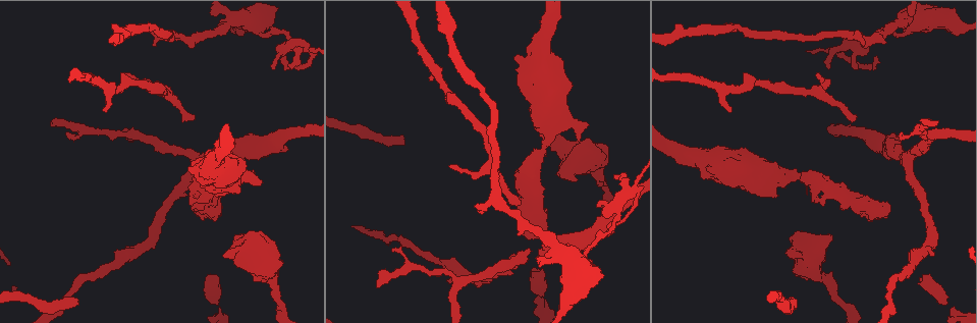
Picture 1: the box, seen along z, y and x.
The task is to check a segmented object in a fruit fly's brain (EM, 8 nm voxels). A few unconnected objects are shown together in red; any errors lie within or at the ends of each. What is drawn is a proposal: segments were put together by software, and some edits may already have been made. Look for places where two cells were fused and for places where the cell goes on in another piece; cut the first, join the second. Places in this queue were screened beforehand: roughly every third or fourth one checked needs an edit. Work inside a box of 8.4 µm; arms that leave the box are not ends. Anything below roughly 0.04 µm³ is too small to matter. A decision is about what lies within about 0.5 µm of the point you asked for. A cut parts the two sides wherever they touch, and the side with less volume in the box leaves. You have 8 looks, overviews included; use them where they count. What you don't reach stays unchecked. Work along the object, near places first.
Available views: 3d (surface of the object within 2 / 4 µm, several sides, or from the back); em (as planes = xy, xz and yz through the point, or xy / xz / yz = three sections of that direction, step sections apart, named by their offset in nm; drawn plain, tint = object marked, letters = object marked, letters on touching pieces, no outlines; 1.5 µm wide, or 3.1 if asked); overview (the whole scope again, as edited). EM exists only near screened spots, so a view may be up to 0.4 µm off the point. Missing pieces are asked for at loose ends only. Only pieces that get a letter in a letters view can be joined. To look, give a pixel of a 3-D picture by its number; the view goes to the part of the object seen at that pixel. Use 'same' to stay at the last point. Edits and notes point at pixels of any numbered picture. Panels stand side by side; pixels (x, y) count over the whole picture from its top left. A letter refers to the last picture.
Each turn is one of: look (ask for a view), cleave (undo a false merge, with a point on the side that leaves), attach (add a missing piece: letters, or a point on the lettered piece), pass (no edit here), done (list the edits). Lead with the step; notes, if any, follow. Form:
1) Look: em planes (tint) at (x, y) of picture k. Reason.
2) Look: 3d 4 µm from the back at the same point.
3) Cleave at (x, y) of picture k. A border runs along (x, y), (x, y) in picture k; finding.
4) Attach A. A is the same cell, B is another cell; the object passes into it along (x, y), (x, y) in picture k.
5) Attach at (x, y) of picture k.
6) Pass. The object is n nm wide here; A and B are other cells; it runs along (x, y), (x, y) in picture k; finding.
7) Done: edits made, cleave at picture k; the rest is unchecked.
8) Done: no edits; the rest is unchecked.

Look: em planes (letters) at (232, 253) of picture 1.

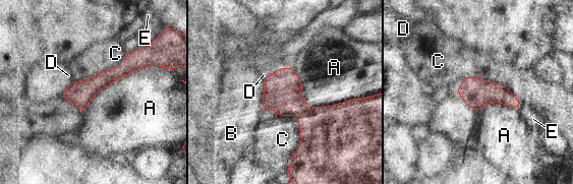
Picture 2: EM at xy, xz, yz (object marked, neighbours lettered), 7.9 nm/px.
Pass. A, B, C, D and E are other cells; it runs along (141, 59), (79, 94), (65, 97) in picture 2; none of them fits.

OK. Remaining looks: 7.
Look: em xy step 4 (tint) at (53, 122) of picture 1. Branch stops here.

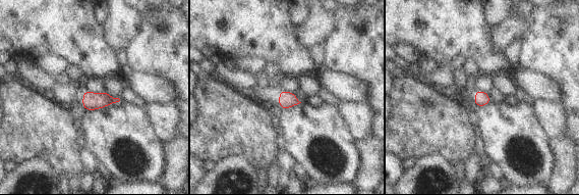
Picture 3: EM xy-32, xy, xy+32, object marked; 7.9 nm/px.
Look: em xy step 4 (letters) at the same point. See the neighbours.

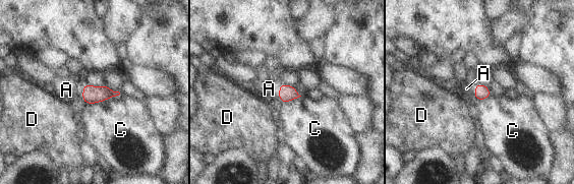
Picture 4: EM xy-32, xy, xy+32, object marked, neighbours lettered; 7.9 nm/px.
Attach A. The longest contact is with C, 280 nm; A is the same cell, C and D are other cells; the object passes into it along (92, 95), (82, 89), (66, 89) in picture 4; it goes on there.

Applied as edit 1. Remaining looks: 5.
Look: overview. Redraw.

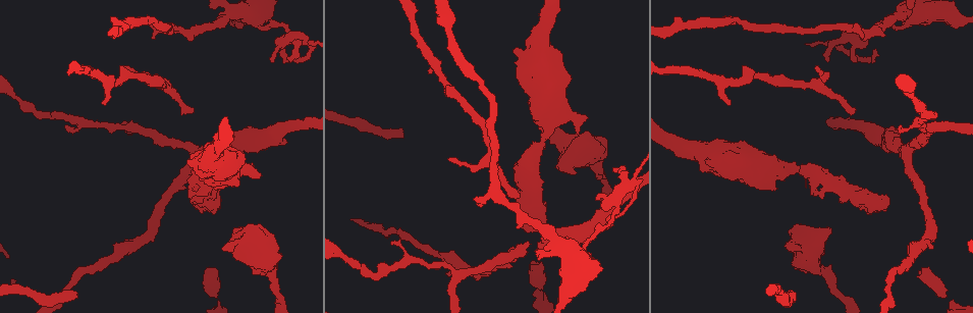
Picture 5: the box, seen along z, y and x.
Look: em planes (tint) at (447, 159) of picture 5. An open end.

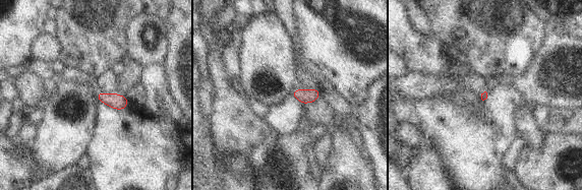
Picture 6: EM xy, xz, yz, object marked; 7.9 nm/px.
Look: em planes (letters) at the same point.

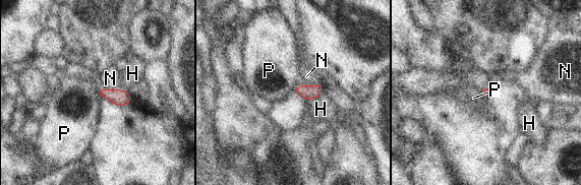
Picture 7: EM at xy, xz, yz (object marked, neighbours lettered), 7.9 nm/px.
Pass. The longest contact is with N, 180 nm; H, N and P are other cells; a border runs along (99, 87), (100, 95) in picture 7; none of them fits.

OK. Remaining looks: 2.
Done: edits made, attach at picture 4; the rest is unchecked.

